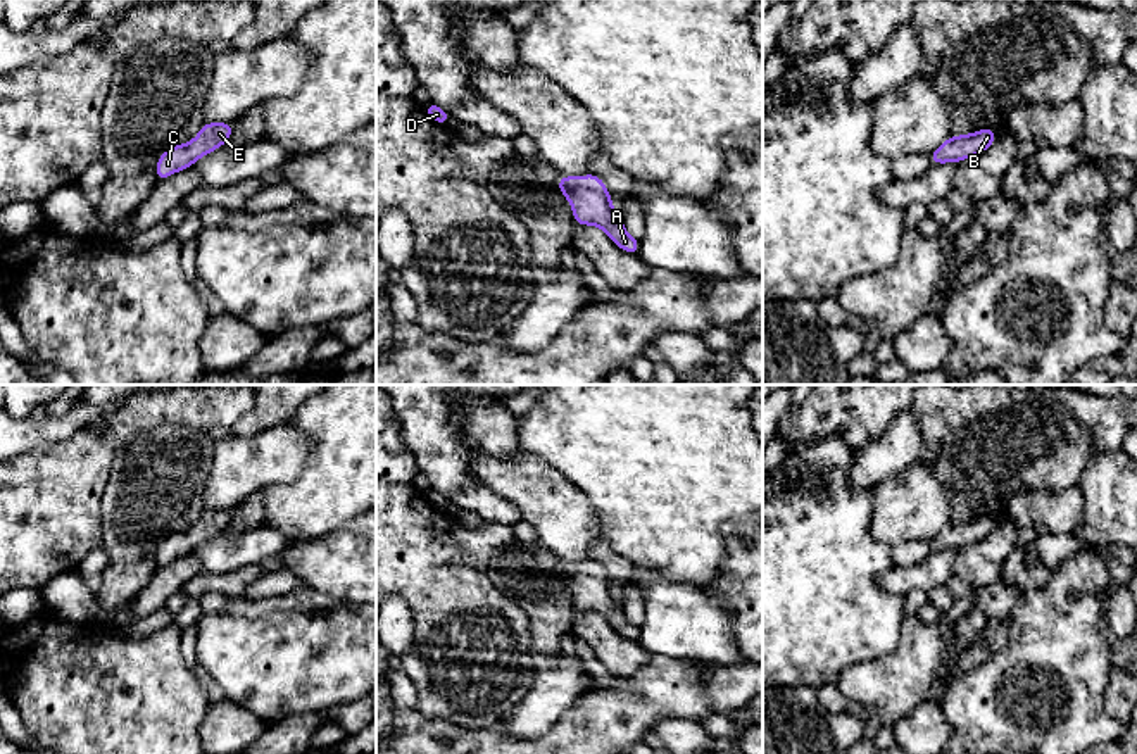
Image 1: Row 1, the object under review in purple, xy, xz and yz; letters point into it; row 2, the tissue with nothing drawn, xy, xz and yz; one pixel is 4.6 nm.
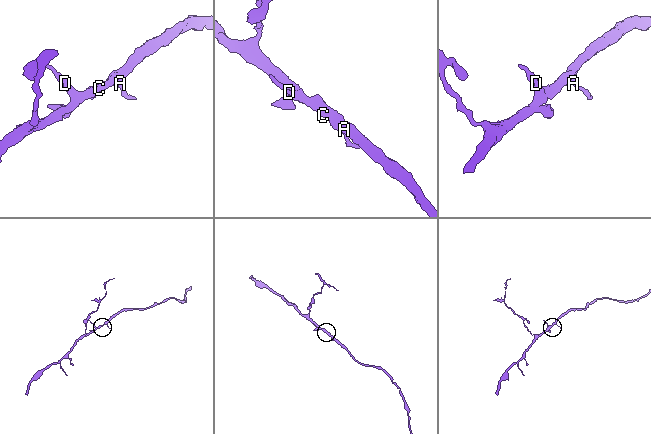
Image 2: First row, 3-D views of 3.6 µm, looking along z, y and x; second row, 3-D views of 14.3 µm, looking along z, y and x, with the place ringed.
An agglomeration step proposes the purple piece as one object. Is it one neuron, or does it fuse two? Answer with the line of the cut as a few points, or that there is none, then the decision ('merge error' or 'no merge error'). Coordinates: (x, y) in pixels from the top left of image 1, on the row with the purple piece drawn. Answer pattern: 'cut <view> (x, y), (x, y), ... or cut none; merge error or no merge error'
cut none; no merge error

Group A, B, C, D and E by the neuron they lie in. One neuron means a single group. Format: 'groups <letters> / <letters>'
groups A B C D E

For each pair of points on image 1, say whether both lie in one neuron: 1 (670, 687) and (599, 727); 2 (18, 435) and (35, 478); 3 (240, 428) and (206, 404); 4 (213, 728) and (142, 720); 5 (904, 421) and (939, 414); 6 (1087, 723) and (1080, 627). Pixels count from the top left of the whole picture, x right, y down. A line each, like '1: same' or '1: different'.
1: same
2: different
3: different
4: different
5: different
6: same

